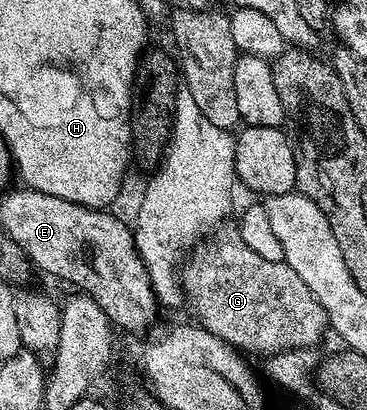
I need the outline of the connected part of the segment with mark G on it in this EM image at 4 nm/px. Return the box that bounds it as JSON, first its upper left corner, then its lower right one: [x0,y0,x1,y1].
[180,236,328,356]

